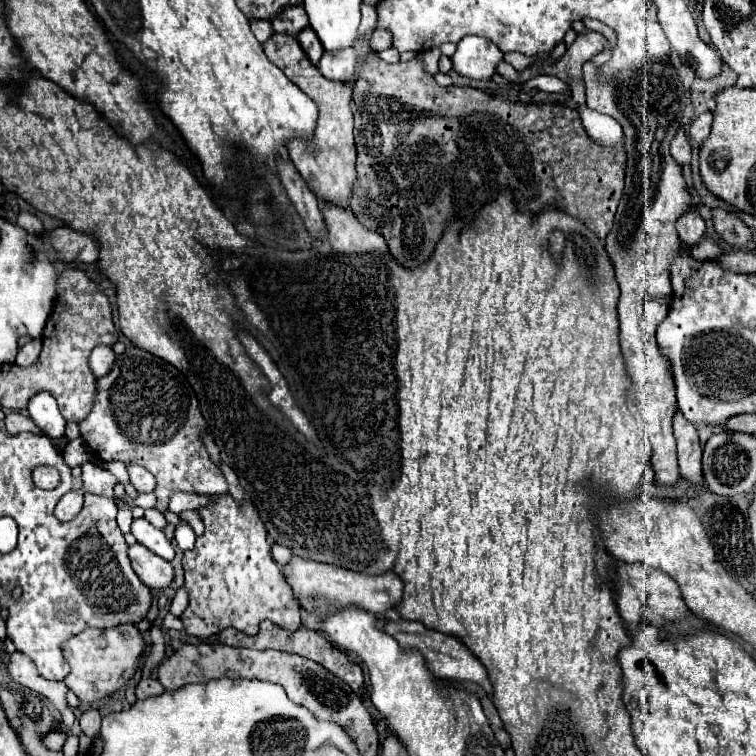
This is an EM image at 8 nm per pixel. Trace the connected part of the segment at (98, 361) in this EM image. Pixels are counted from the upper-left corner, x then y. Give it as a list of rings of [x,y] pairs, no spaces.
[[[98,346],[98,348],[94,348],[92,354],[90,354],[90,368],[92,368],[94,376],[96,376],[96,378],[106,376],[106,374],[112,370],[114,360],[116,360],[116,356],[114,356],[112,348],[108,348],[108,346]]]

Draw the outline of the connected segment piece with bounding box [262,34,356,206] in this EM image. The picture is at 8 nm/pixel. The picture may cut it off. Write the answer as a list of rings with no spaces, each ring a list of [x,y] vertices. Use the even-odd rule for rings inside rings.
[[[274,34],[262,46],[264,46],[266,56],[276,66],[280,66],[280,70],[284,70],[284,74],[294,84],[298,84],[298,88],[304,94],[308,94],[314,100],[314,104],[318,106],[318,122],[316,122],[316,130],[314,130],[314,136],[310,138],[310,142],[308,140],[302,142],[302,140],[294,138],[292,142],[286,144],[286,148],[290,152],[290,160],[294,162],[294,166],[298,168],[298,172],[302,174],[302,178],[306,180],[310,190],[318,196],[318,200],[332,202],[338,206],[348,206],[350,190],[356,182],[356,176],[354,176],[356,148],[354,148],[354,138],[352,138],[354,116],[350,110],[350,96],[352,96],[350,84],[324,78],[322,72],[318,70],[318,66],[308,60],[306,52],[302,50],[300,42],[294,36]],[[308,144],[314,144],[312,152],[306,150]]]

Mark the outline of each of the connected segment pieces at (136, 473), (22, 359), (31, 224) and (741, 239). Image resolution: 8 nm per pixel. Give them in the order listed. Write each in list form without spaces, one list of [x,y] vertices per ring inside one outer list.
[[[128,464],[126,470],[130,476],[130,484],[136,488],[136,492],[154,492],[156,480],[146,468],[142,468],[138,464]]]
[[[40,338],[30,340],[28,344],[24,344],[24,346],[18,350],[16,364],[18,364],[18,366],[30,366],[30,364],[34,364],[34,362],[38,360],[40,348],[42,348],[42,340],[40,340]]]
[[[20,212],[16,224],[18,224],[20,228],[24,228],[28,234],[38,234],[38,236],[40,236],[40,234],[44,232],[42,222],[40,222],[34,214],[30,214],[30,212]]]
[[[716,208],[712,210],[714,214],[714,228],[720,234],[720,240],[734,250],[742,250],[750,242],[750,228],[736,216],[736,212],[730,212],[726,208]]]

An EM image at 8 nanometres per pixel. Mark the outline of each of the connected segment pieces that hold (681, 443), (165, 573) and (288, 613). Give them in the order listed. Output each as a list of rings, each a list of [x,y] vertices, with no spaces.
[[[676,410],[674,414],[674,436],[678,442],[680,474],[694,484],[704,484],[702,468],[700,468],[702,446],[698,442],[698,432],[696,432],[696,426],[688,422],[680,410]]]
[[[134,544],[128,548],[128,558],[132,564],[132,570],[138,574],[138,578],[150,586],[152,590],[162,590],[170,586],[174,578],[174,568],[164,558],[156,556],[142,544]]]
[[[230,494],[220,496],[214,504],[198,508],[204,520],[204,534],[196,538],[196,546],[184,552],[184,576],[190,596],[188,608],[180,620],[190,636],[206,640],[226,628],[236,628],[248,636],[258,634],[258,624],[270,620],[286,630],[298,630],[300,606],[290,596],[290,586],[282,578],[280,566],[270,556],[266,528],[252,508],[244,502],[238,506]]]

